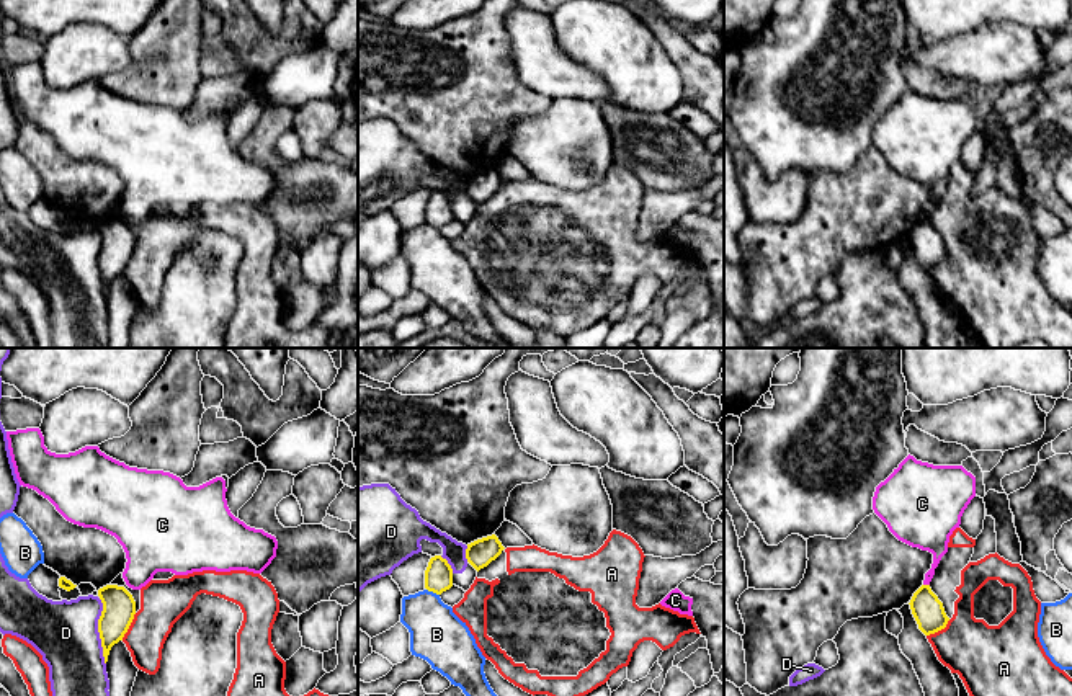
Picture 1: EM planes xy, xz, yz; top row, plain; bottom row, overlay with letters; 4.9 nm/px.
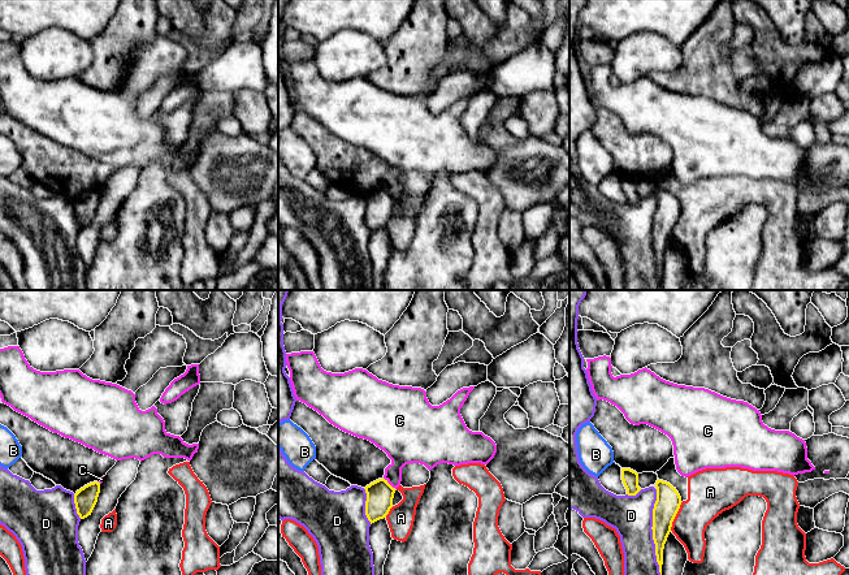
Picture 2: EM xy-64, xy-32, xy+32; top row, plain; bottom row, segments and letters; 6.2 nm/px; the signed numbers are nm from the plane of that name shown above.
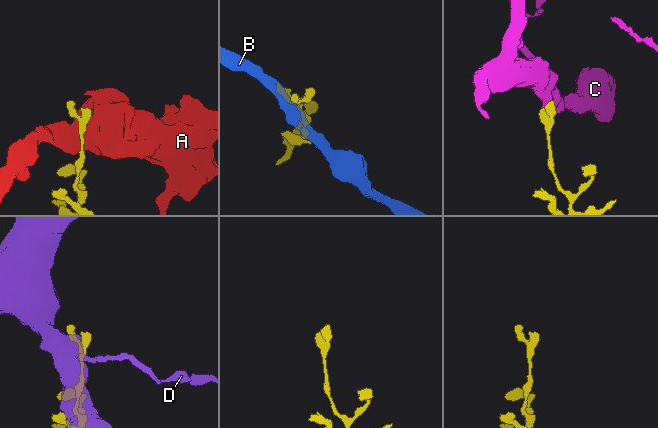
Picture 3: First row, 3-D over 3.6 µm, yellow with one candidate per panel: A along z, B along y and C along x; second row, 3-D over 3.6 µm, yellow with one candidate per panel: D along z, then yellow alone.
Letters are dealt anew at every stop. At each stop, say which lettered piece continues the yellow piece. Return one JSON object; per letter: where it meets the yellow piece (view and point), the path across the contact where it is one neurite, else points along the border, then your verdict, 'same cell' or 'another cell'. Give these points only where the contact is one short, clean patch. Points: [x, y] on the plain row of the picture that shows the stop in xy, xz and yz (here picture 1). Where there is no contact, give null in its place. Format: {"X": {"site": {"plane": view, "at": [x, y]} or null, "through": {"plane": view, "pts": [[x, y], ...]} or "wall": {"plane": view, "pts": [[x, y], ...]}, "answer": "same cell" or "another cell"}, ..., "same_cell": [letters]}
{"A": {"site": {"plane": "xy", "at": [129, 258]}, "wall": {"plane": "xy", "pts": [[136, 247], [121, 273]]}, "answer": "another cell"}, "B": {"site": {"plane": "xz", "at": [433, 226]}, "wall": {"plane": "xz", "pts": [[427, 223], [438, 229]]}, "answer": "another cell"}, "C": {"site": {"plane": "yz", "at": [927, 219]}, "wall": {"plane": "yz", "pts": [[924, 218], [929, 219]]}, "answer": "another cell"}, "D": {"site": {"plane": "xy", "at": [98, 265]}, "answer": "another cell"}, "same_cell": []}

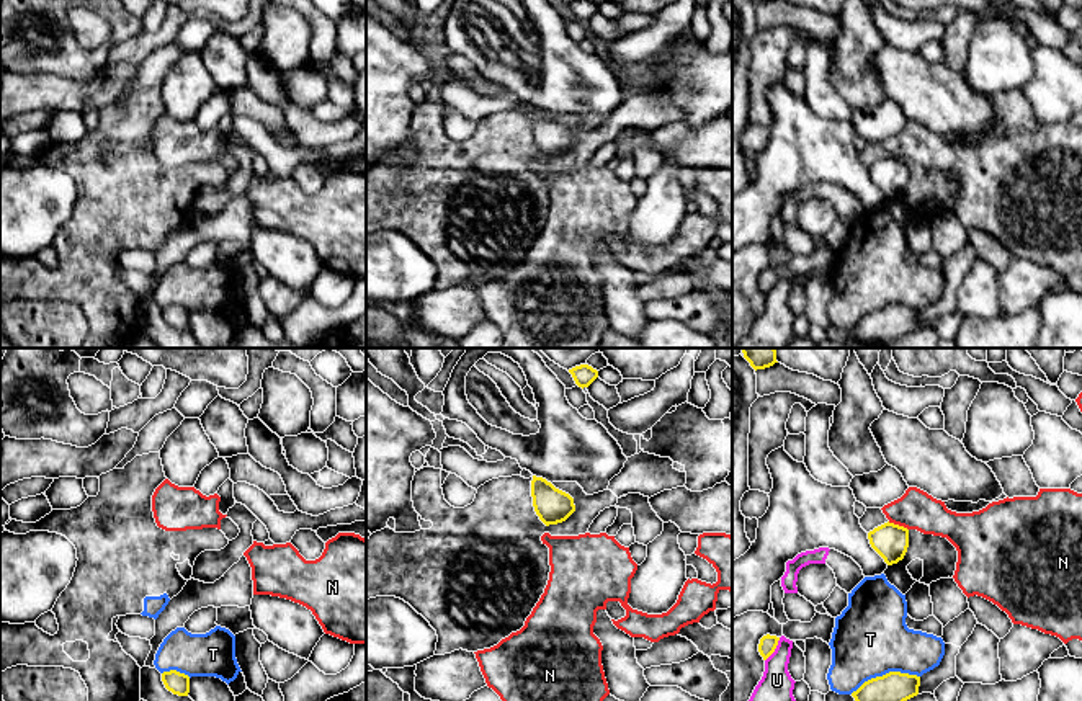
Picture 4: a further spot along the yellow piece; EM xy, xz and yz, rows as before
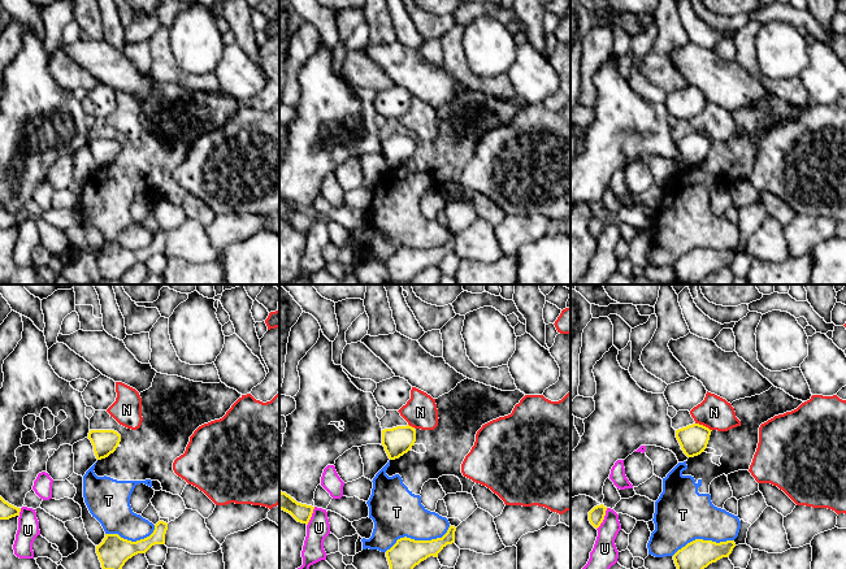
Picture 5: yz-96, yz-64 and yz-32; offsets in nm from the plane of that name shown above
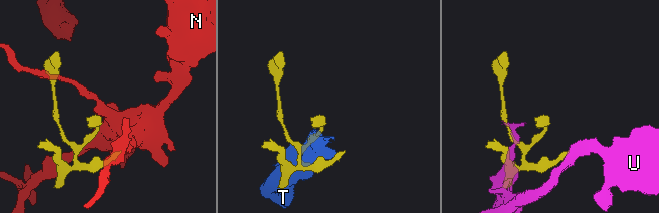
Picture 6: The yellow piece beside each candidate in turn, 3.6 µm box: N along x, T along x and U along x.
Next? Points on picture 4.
{"N": {"site": {"plane": "yz", "at": [898, 159]}, "wall": {"plane": "yz", "pts": [[888, 156], [903, 159], [907, 164]]}, "answer": "another cell"}, "T": {"site": {"plane": "yz", "at": [886, 308]}, "answer": "another cell"}, "U": {"site": {"plane": "yz", "at": [775, 281]}, "answer": "another cell"}, "same_cell": []}

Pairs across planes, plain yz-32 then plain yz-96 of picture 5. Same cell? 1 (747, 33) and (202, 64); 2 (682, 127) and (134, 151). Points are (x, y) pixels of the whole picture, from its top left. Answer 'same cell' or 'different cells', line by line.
1: different cells
2: same cell

